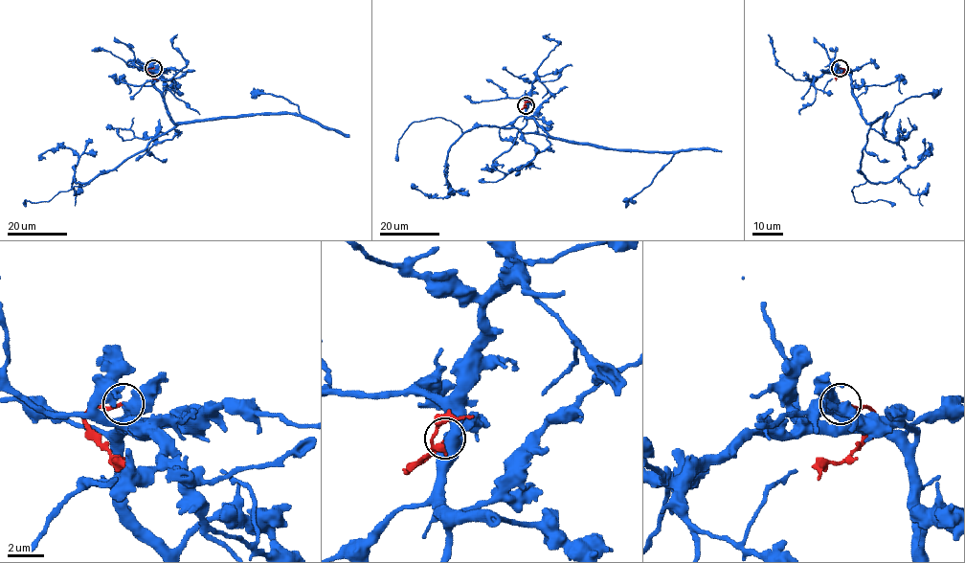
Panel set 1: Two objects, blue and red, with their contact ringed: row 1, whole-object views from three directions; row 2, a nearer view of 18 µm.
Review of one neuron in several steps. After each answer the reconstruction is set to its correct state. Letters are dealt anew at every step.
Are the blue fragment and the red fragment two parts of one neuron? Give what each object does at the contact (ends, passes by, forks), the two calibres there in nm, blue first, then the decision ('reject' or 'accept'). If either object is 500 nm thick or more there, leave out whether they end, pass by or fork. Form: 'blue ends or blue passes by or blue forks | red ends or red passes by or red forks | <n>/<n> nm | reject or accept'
blue passes by | red ends | 440/190 nm | reject

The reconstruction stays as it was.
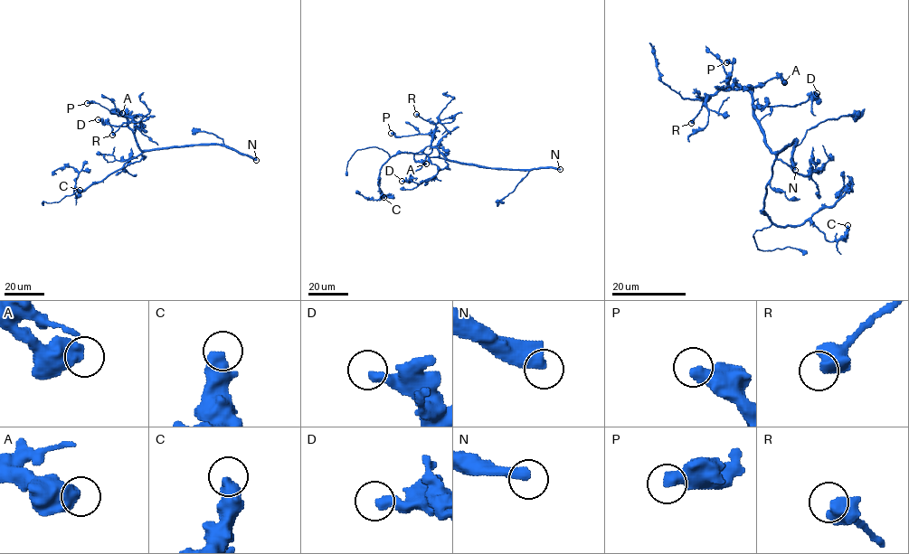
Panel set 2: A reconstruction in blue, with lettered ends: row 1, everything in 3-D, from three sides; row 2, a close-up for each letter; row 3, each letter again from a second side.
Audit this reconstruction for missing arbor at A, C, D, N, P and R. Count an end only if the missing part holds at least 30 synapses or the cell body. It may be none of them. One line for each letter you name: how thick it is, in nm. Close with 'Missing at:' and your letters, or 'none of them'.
N: 500 nm thick
Missing at: N

